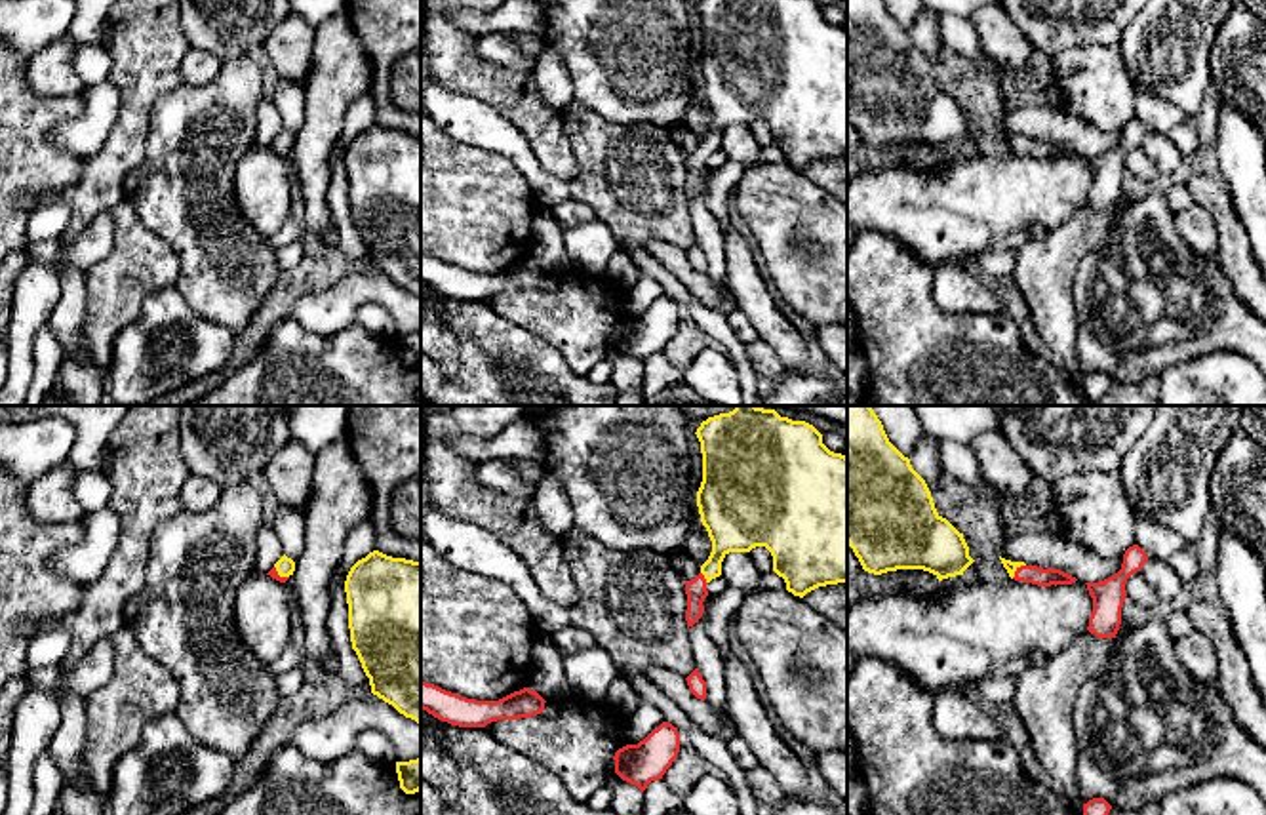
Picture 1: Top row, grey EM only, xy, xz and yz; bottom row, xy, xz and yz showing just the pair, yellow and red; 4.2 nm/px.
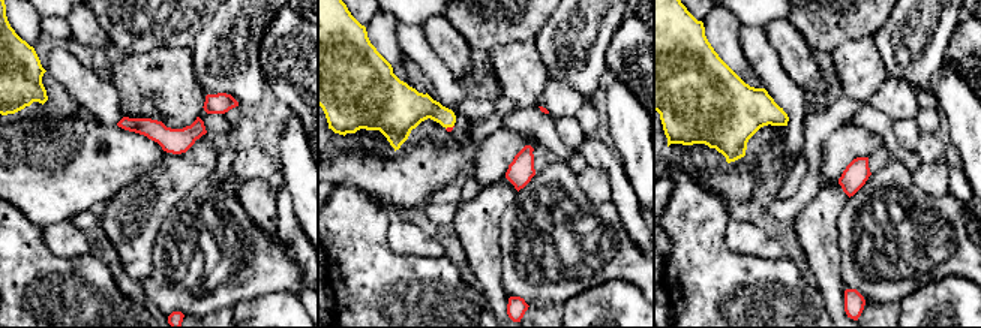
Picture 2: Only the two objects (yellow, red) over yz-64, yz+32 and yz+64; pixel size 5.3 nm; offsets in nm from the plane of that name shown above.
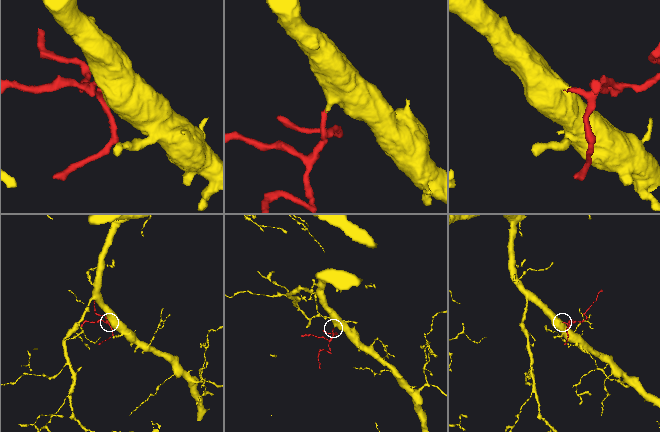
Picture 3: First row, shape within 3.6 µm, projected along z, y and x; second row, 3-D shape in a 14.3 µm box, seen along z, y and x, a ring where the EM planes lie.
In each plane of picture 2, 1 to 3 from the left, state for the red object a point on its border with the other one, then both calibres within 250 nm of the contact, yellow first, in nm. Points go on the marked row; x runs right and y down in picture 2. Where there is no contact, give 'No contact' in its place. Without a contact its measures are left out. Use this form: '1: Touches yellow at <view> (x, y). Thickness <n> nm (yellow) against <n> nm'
1: No contact
2: Touches yellow at yz+32 (449, 126). Thickness 220 nm (yellow) against 30 nm
3: No contact

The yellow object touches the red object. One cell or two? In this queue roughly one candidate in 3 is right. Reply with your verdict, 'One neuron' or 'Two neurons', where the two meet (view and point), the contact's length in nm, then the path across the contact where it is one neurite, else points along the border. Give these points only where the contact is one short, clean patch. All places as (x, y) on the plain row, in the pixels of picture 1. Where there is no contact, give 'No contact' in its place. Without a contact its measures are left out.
One neuron. Touches yellow at yz (1015, 143). Shared border 90 nm. Path across: yz (1011, 139), (1015, 143), (1027, 147)

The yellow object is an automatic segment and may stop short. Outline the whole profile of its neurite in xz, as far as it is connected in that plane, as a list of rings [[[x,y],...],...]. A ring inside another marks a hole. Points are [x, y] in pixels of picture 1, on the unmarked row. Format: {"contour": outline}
{"contour": [[[699,0],[695,8],[702,27],[697,80],[712,126],[701,147],[685,154],[687,202],[701,192],[706,158],[722,149],[729,126],[765,120],[773,129],[773,145],[800,171],[819,160],[847,156],[845,29],[830,25],[815,0]]]}

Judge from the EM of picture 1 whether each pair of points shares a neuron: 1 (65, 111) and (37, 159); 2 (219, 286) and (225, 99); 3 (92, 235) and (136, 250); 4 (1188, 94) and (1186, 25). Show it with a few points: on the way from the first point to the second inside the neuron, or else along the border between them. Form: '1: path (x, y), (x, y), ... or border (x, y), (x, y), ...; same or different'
1: path (52, 117), (37, 132), (37, 145); same
2: path (193, 235), (181, 218), (174, 149), (181, 134); same
3: border (111, 212), (113, 248), (84, 273); different
4: path (1186, 77), (1186, 42); same

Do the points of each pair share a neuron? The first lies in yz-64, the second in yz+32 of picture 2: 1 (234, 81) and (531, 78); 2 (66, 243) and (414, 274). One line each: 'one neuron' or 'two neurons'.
1: two neurons
2: two neurons

